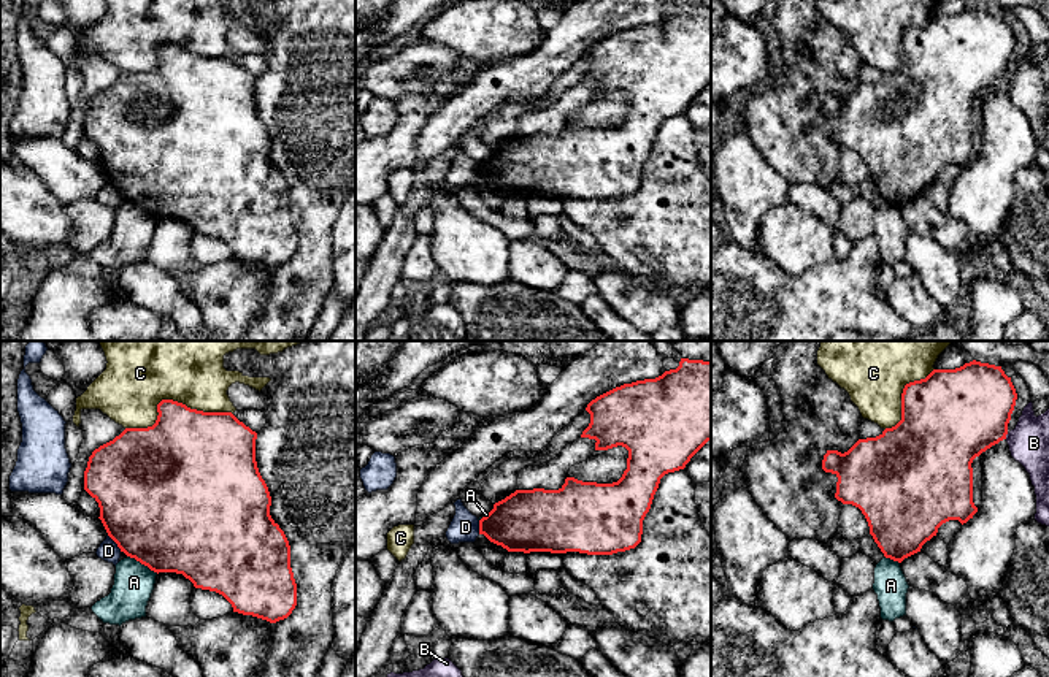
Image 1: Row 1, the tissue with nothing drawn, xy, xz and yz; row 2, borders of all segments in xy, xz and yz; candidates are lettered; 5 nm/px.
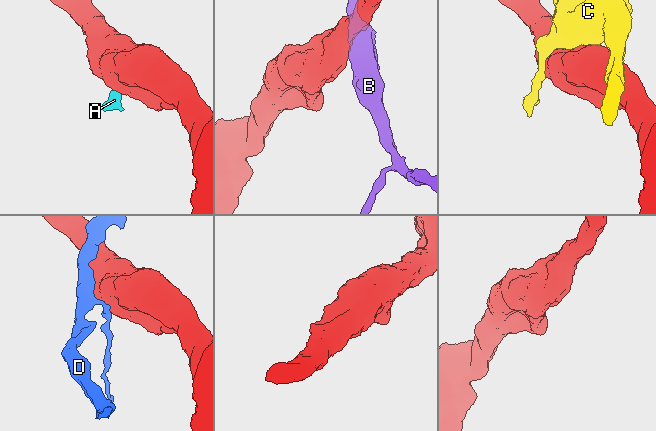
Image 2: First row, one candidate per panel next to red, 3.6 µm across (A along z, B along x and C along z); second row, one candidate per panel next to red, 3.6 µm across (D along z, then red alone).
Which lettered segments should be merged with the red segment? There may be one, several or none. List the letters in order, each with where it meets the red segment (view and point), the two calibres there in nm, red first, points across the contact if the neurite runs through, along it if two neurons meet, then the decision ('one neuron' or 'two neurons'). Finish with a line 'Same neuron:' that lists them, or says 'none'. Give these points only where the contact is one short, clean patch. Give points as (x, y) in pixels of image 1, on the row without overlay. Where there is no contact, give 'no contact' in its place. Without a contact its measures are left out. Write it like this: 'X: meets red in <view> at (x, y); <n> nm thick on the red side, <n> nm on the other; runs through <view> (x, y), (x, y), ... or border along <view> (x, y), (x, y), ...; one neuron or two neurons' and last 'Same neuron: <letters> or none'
A: meets red in xy at (143, 208); 500 nm thick on the red side, 200 nm on the other; border along xy (127, 200), (157, 218); two neurons
B: meets red in yz at (1005, 81); 440 nm thick on the red side, 200 nm on the other; two neurons
C: meets red in xy at (172, 45); 400 nm thick on the red side, 320 nm on the other; two neurons
D: meets red in xy at (115, 186); 500 nm thick on the red side, 110 nm on the other; two neurons
Same neuron: none

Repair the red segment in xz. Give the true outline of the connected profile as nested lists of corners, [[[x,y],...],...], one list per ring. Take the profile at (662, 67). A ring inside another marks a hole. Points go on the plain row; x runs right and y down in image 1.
[[[681,3],[676,14],[665,16],[655,24],[636,25],[616,32],[595,44],[586,55],[590,68],[581,82],[595,84],[595,95],[622,90],[628,95],[627,114],[613,128],[582,127],[567,122],[559,135],[516,135],[494,149],[479,165],[479,179],[508,197],[579,197],[587,200],[613,200],[635,193],[641,187],[643,165],[651,154],[660,124],[684,114],[690,103],[711,86],[711,6]]]

